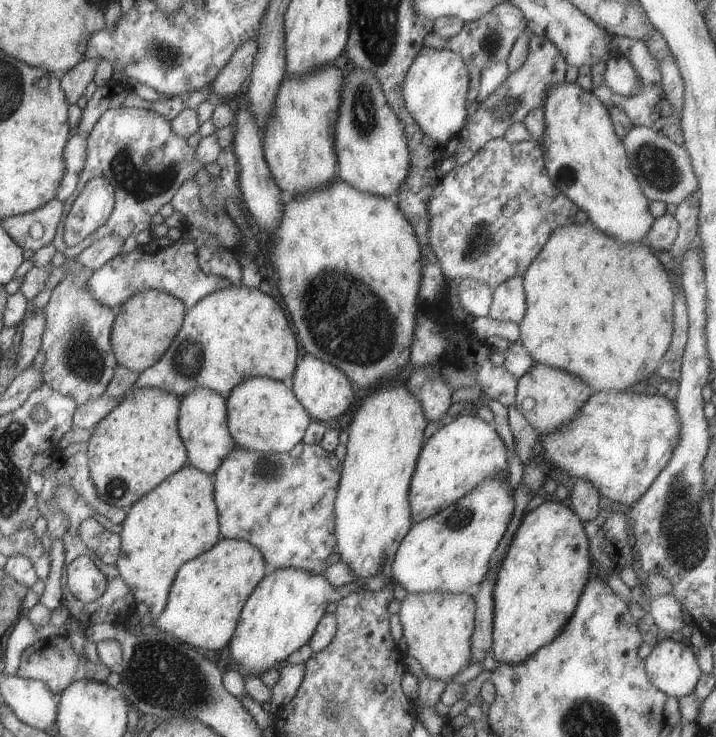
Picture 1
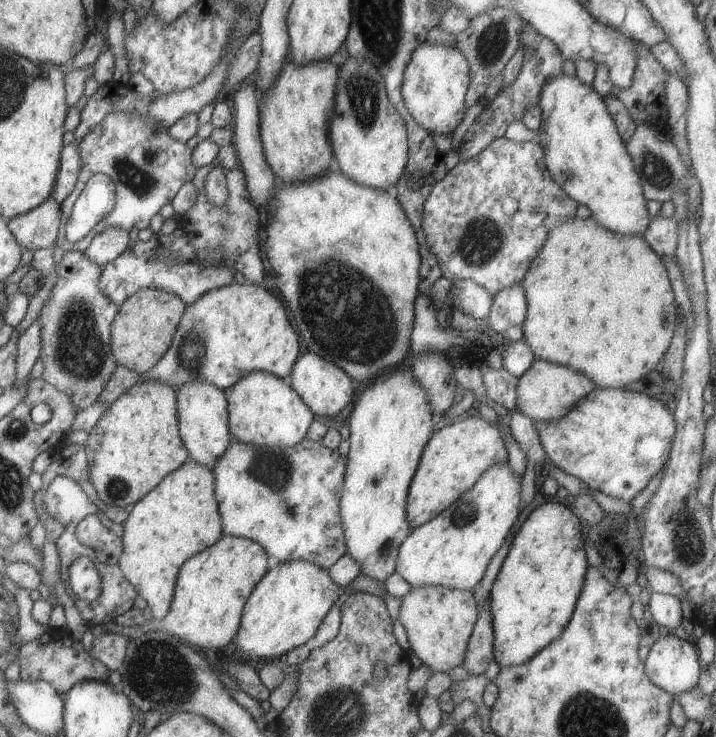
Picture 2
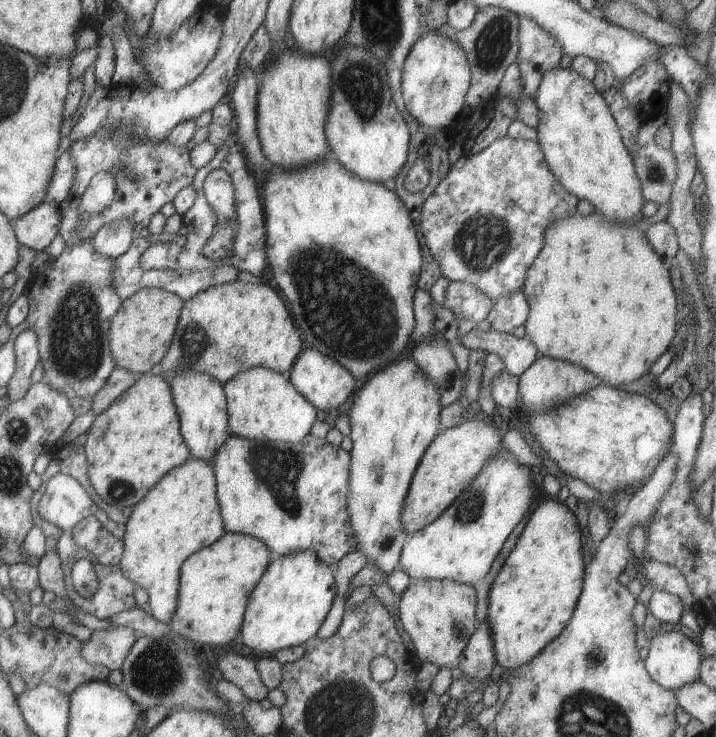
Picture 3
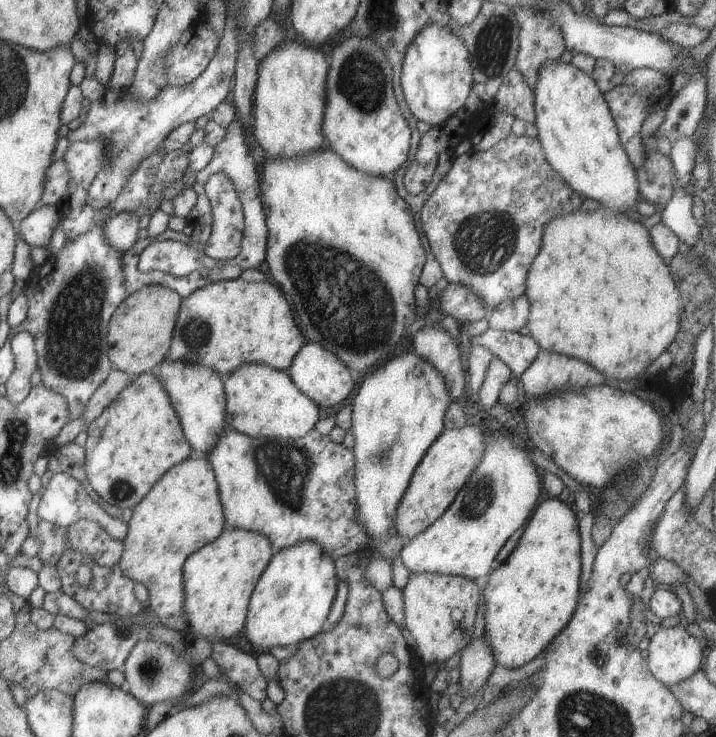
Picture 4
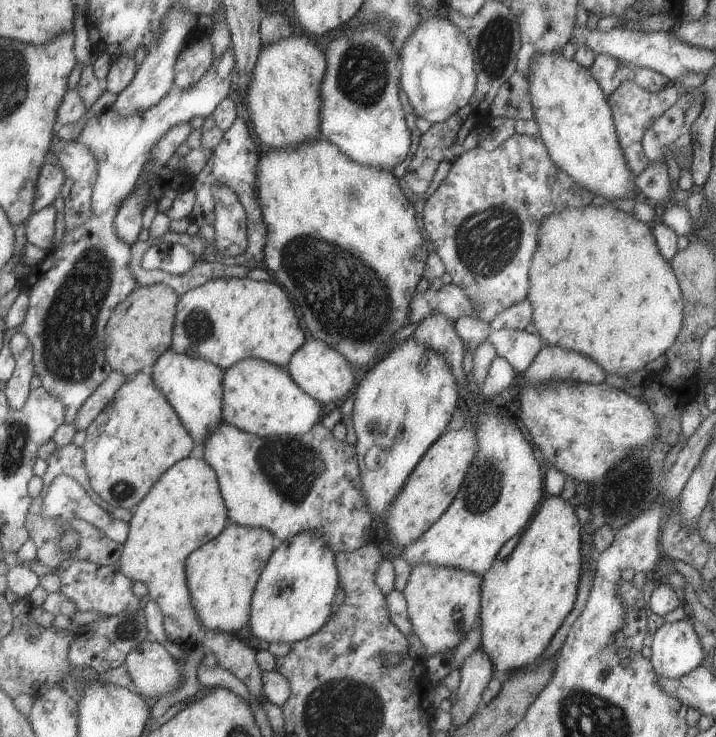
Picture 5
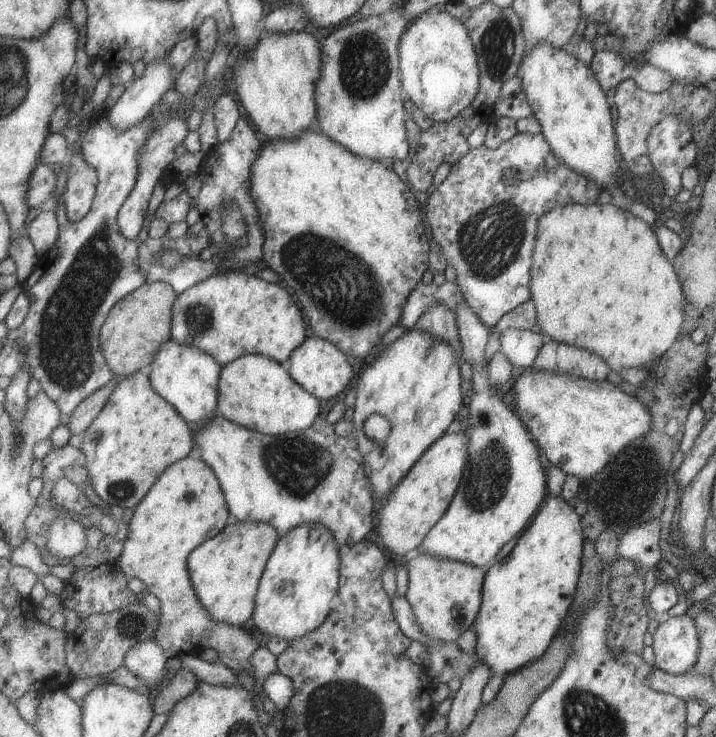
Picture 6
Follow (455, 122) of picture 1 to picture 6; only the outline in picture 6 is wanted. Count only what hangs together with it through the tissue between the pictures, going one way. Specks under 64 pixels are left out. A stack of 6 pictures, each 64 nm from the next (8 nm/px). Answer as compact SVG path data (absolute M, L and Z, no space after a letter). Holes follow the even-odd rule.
M431 6L409 24L398 41L398 68L401 89L425 117L433 122L448 122L456 117L463 108L469 106L478 90L478 70L475 50L465 26L449 16L443 6Z

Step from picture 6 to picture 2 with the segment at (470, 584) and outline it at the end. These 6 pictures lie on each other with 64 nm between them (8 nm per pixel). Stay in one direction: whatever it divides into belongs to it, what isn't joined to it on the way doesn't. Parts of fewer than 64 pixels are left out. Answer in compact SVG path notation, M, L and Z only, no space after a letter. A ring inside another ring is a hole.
M427 585L411 587L402 596L398 609L398 620L402 624L408 643L410 644L408 654L414 654L422 664L427 665L433 673L448 673L454 666L462 663L468 638L472 633L476 618L478 617L473 592L470 589L450 589L441 585Z

